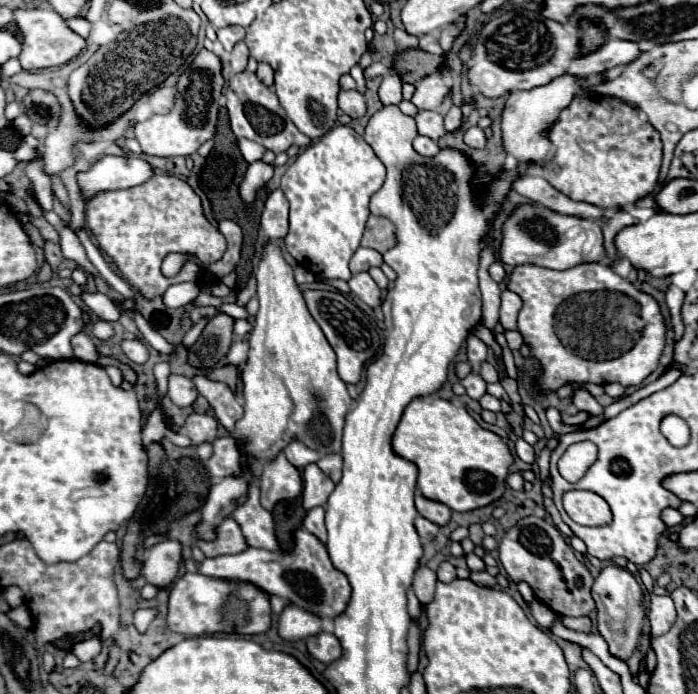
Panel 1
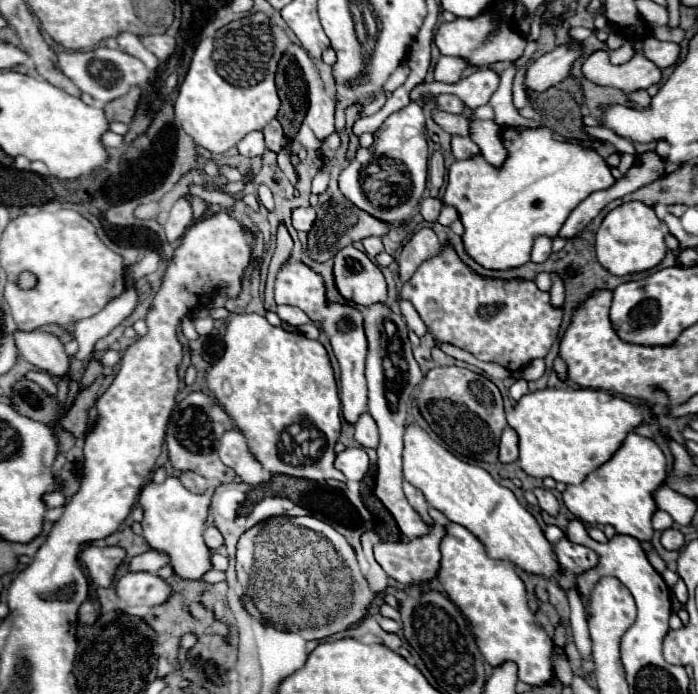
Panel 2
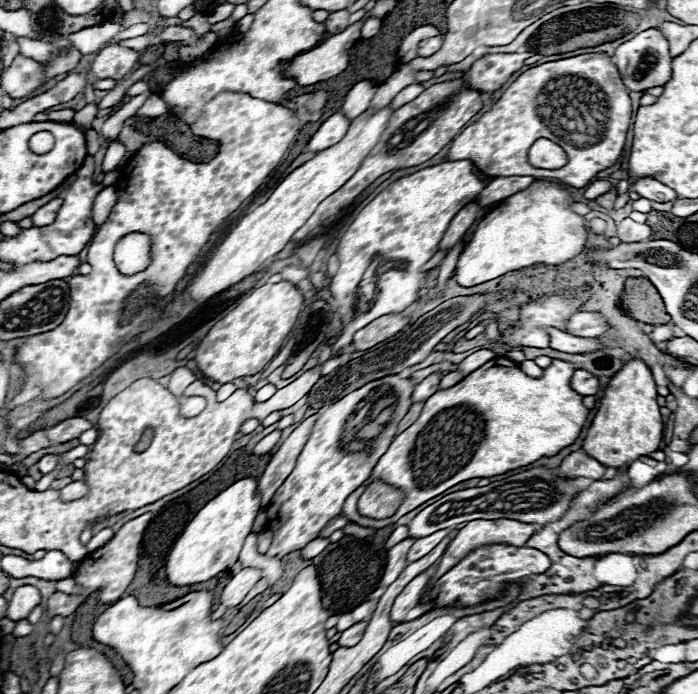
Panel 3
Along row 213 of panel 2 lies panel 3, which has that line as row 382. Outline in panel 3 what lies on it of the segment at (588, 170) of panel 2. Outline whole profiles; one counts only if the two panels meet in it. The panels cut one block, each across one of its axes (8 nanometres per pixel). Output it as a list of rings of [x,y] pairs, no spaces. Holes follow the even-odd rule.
[[[494,358],[458,384],[434,392],[426,400],[420,418],[394,438],[388,452],[374,466],[372,476],[348,496],[344,516],[360,526],[384,528],[464,480],[498,476],[558,454],[580,436],[586,416],[590,414],[582,404],[584,396],[570,388],[574,370],[576,366],[572,362],[554,358],[552,364],[544,368],[542,378],[530,378],[516,362]],[[374,480],[384,480],[404,492],[398,510],[382,520],[362,516],[356,510],[360,494]]]

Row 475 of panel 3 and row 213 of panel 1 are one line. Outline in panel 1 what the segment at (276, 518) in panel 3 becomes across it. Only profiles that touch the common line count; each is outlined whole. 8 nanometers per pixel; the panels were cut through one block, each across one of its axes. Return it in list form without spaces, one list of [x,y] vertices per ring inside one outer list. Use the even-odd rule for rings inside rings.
[[[334,126],[316,144],[308,146],[282,176],[282,192],[290,202],[288,252],[306,270],[328,280],[350,280],[350,258],[360,246],[370,216],[368,204],[386,180],[386,166],[350,126]]]

